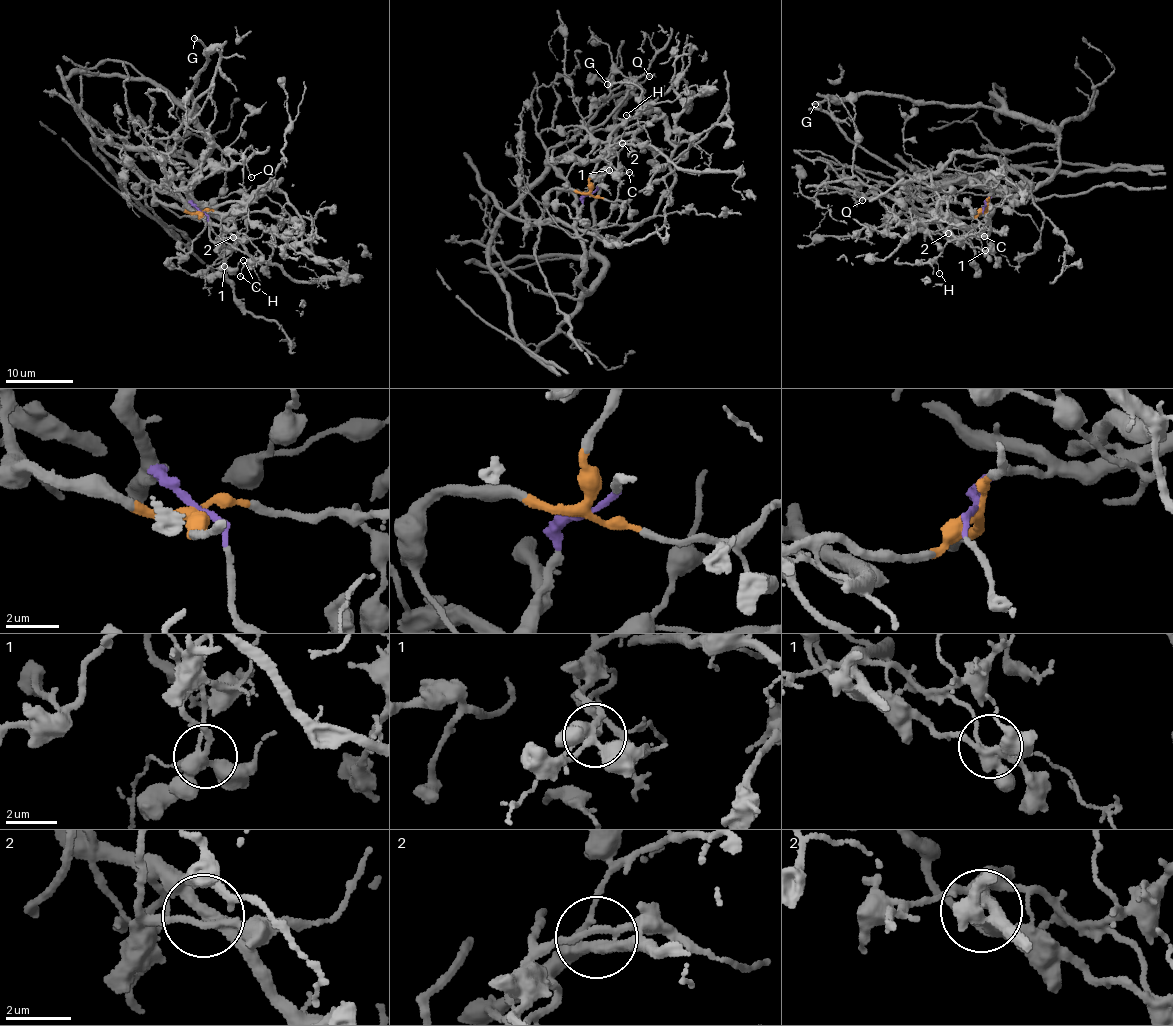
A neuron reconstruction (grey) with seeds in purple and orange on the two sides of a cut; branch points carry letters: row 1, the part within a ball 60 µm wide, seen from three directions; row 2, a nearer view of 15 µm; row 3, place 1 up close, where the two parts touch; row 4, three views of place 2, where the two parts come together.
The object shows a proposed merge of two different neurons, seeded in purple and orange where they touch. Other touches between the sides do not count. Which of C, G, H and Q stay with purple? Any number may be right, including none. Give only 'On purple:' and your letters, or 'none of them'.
On purple: G

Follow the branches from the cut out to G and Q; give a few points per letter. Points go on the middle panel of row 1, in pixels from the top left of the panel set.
G: (589, 194), (575, 228), (581, 289), (603, 267), (592, 251), (593, 201), (614, 150), (617, 104), (606, 83)
Q: (589, 194), (593, 162), (572, 150), (621, 102), (637, 79), (645, 72), (650, 76)

